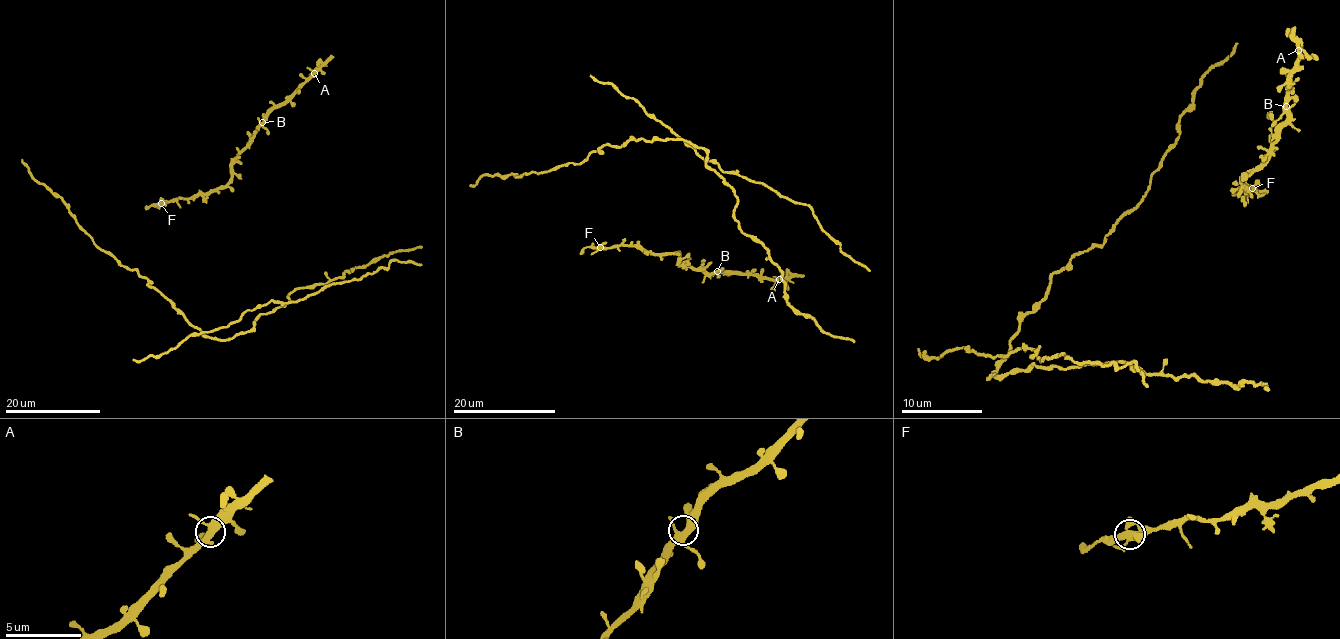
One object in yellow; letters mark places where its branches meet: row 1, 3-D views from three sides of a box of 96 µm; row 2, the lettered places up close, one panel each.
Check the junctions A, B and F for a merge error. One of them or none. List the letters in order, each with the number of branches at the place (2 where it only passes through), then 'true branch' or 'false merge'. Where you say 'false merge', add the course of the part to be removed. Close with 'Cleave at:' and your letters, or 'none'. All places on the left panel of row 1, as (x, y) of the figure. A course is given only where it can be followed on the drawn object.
A: branches 5; true branch
B: branches 5; true branch
F: branches 5; true branch
Cleave at: none

